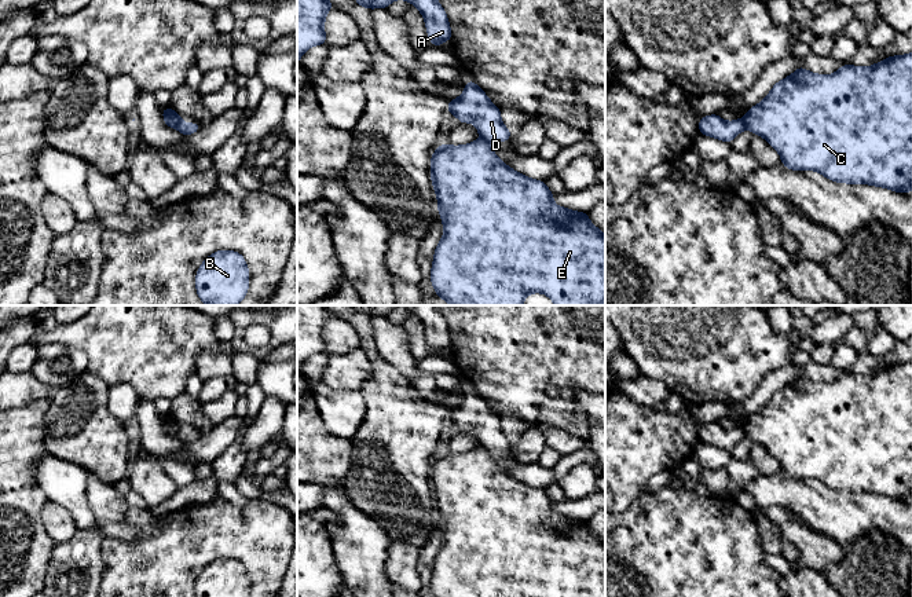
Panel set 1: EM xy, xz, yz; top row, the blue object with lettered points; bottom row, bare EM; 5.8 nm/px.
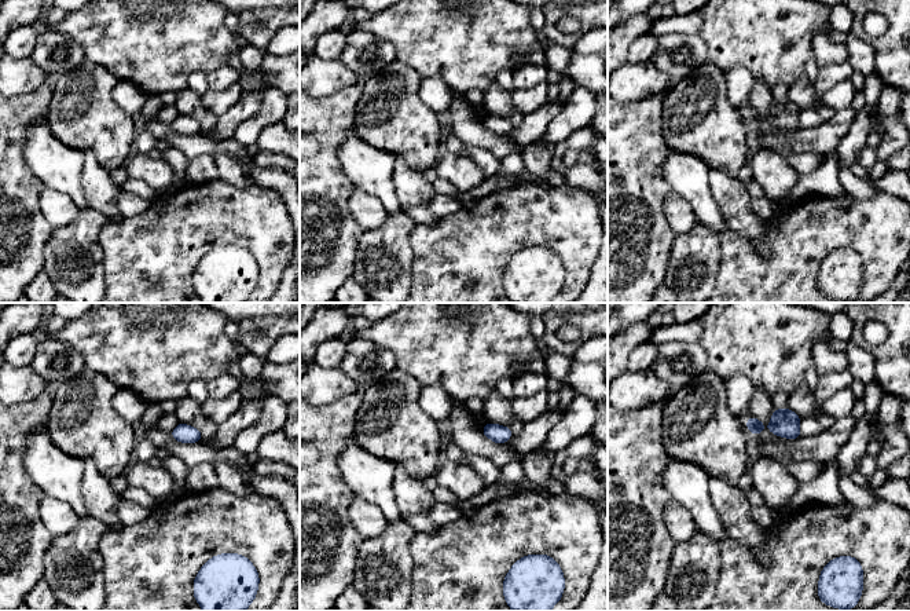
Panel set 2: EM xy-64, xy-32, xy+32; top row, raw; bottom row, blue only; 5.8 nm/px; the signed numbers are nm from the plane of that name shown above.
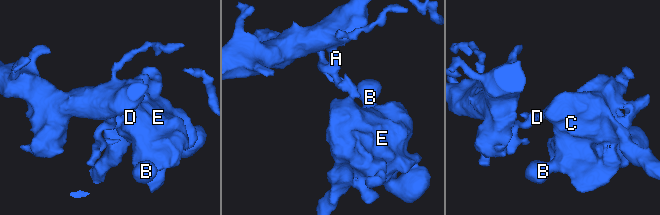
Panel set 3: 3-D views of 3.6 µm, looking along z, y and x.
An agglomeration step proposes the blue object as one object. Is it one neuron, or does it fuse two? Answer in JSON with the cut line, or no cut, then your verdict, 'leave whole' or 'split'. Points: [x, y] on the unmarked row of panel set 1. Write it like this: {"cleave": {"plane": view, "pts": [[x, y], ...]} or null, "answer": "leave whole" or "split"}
{"cleave": {"plane": "yz", "pts": [[743, 425], [747, 436]]}, "answer": "split"}

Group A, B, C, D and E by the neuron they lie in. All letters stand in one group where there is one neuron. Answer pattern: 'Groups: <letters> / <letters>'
Groups: A D / B C E

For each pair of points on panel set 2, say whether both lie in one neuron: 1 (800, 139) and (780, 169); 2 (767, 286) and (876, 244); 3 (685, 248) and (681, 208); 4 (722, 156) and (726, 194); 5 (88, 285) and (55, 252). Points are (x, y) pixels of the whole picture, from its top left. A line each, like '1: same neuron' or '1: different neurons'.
1: different neurons
2: same neuron
3: different neurons
4: different neurons
5: same neuron

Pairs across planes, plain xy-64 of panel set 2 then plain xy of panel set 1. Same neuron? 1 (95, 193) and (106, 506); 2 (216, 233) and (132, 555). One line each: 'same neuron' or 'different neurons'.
1: same neuron
2: same neuron

